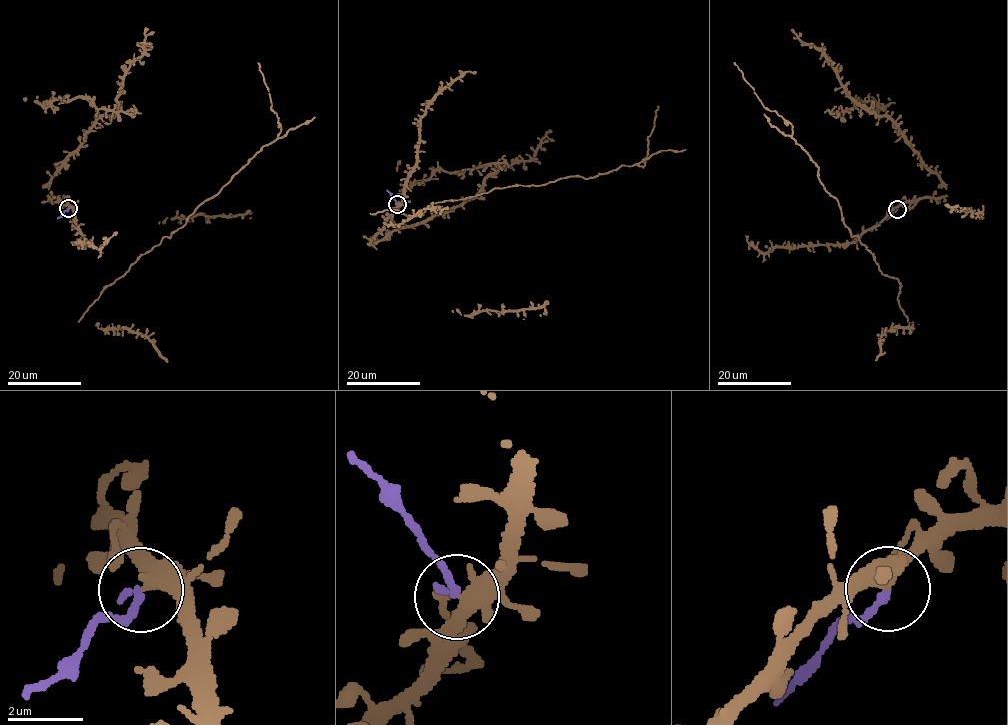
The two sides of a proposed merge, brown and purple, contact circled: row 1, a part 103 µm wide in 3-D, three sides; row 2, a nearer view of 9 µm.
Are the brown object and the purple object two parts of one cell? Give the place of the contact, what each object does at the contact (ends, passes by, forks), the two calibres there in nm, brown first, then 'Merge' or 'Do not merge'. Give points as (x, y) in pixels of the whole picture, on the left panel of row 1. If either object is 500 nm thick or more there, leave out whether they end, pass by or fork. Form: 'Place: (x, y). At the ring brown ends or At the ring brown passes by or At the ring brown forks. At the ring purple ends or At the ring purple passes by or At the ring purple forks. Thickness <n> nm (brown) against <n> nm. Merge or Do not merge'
Place: (68, 208). At the ring brown passes by. At the ring purple ends. Thickness 400 nm (brown) against 220 nm. Do not merge

